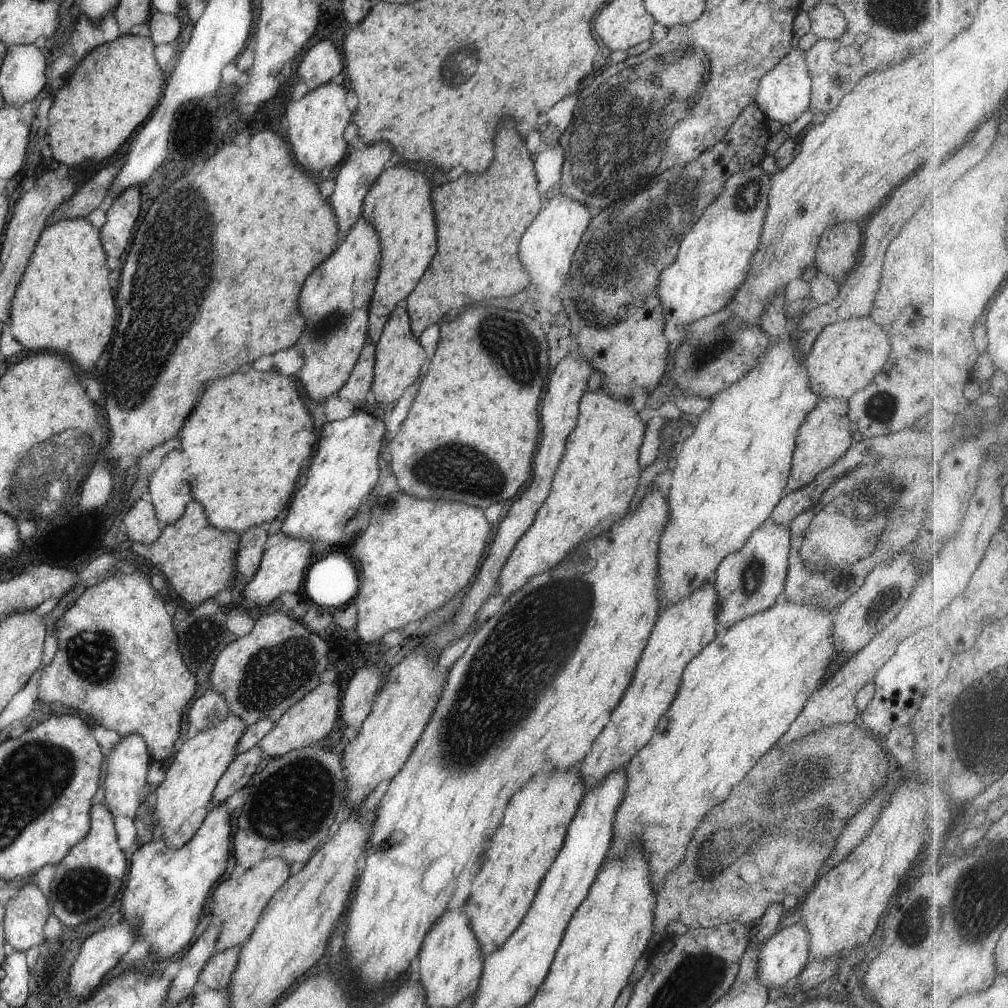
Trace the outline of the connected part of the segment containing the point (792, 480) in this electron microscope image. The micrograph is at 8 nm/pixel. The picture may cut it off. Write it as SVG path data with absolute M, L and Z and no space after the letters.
M826 397L820 399L803 420L796 437L796 448L793 452L791 471L785 488L786 494L810 484L852 446L852 437L856 434L853 432L847 415L848 405L844 399Z

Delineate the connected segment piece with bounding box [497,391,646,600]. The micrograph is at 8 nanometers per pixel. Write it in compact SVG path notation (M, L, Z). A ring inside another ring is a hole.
M602 391L584 393L576 428L567 438L566 452L556 469L550 494L500 571L498 595L508 600L530 578L554 568L582 540L598 538L600 532L606 532L628 512L642 472L638 450L645 426L630 403Z

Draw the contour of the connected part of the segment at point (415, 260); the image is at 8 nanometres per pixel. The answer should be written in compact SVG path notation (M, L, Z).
M388 168L374 181L363 200L361 216L373 226L381 244L381 265L369 308L368 338L354 365L346 384L337 396L351 402L355 409L362 408L366 394L371 389L375 367L375 344L392 311L402 305L405 298L416 288L436 250L436 224L430 204L428 180L406 168Z

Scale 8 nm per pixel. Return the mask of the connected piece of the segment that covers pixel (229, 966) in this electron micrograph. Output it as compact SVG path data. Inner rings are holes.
M230 947L221 953L215 952L198 975L200 983L215 991L226 991L238 962L240 947Z

